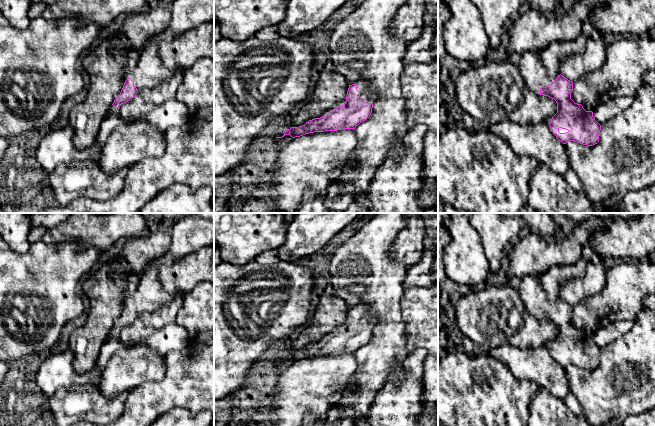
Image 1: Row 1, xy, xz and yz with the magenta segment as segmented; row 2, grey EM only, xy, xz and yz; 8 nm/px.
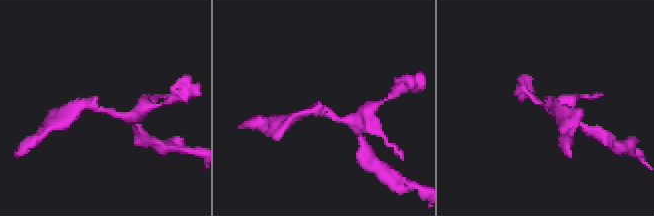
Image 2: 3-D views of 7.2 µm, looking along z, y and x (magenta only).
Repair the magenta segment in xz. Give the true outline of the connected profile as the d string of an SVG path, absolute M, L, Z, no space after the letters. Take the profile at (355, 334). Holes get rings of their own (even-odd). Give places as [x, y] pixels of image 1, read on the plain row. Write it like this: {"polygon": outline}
{"polygon": "M358 304L349 309L343 330L331 334L326 340L309 344L305 349L291 351L282 361L290 359L295 362L314 356L354 354L370 341L376 321L367 305Z"}

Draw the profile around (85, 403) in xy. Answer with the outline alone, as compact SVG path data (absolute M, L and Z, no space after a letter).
M87 383L69 389L59 388L49 397L48 408L57 426L72 426L77 422L107 425L121 416L127 396L128 392L124 392L114 398L107 398L99 390L99 384Z

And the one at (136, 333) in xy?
M176 296L164 306L139 315L134 322L121 329L120 339L124 346L142 344L160 328L175 322L183 305L183 297Z

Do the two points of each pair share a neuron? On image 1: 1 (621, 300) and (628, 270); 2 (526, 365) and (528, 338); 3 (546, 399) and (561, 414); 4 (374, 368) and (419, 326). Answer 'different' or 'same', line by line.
1: same
2: different
3: same
4: different

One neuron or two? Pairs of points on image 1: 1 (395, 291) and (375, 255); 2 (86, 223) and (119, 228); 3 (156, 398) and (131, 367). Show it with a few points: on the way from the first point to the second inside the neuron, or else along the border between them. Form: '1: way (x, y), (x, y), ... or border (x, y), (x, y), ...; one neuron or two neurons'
1: way (386, 282), (375, 264); one neuron
2: way (94, 228), (111, 228); one neuron
3: border (164, 371), (160, 379), (142, 382), (128, 393); two neurons

